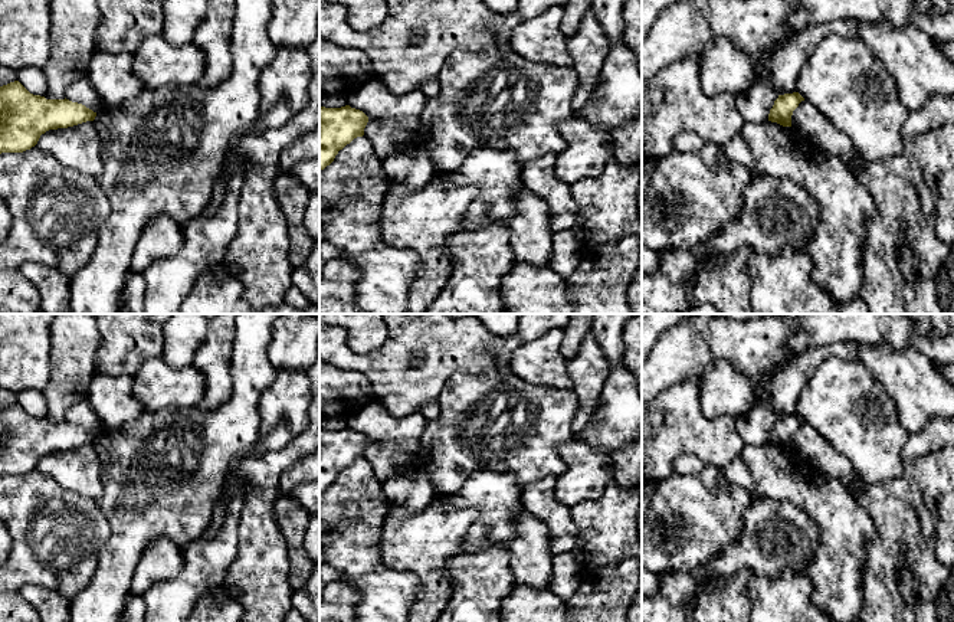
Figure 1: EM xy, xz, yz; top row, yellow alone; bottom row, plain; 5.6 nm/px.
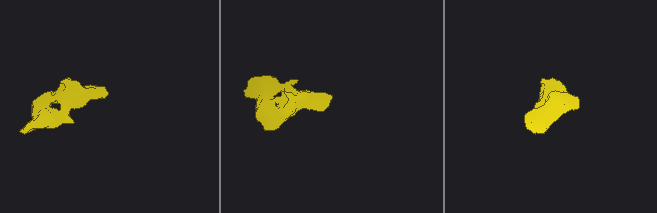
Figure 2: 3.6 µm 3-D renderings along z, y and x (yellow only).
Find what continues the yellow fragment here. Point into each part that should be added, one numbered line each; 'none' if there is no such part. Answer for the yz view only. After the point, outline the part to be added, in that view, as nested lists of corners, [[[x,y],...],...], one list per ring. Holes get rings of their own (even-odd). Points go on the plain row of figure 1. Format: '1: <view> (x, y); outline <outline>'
none

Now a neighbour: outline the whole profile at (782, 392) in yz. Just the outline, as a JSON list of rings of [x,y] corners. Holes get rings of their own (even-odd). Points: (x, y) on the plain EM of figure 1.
[[[848,340],[807,347],[768,380],[758,402],[768,405],[778,418],[797,415],[796,405],[803,387],[809,383],[816,369],[832,357],[859,361],[859,343]]]

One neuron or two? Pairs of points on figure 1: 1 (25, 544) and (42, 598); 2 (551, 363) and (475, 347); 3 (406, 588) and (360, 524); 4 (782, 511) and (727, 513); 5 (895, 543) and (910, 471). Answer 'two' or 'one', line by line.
1: two
2: two
3: one
4: two
5: two

